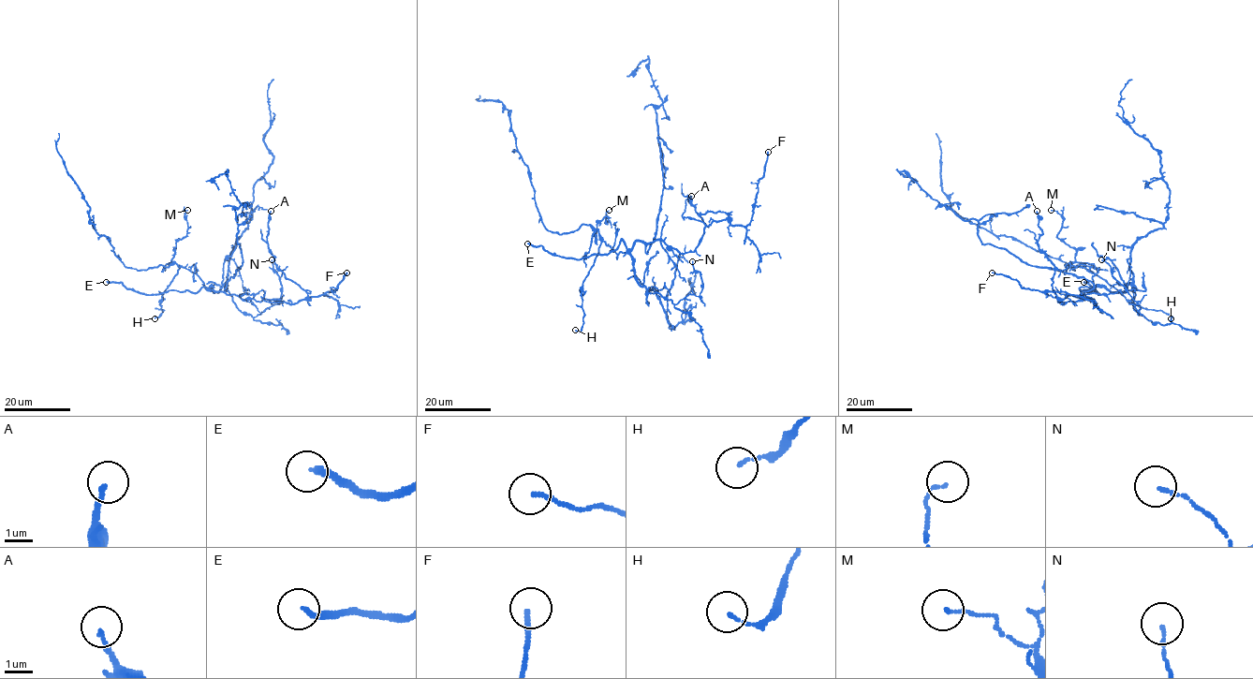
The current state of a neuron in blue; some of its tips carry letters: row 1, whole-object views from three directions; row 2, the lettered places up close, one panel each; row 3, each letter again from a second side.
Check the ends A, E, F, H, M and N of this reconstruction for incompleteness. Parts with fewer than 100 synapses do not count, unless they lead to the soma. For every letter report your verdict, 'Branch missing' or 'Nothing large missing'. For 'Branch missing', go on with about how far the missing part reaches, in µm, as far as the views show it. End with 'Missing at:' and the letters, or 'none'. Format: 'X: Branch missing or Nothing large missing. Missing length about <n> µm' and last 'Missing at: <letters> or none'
A: Nothing large missing
E: Branch missing. Missing length about 110 µm
F: Nothing large missing
H: Nothing large missing
M: Nothing large missing
N: Nothing large missing
Missing at: E

